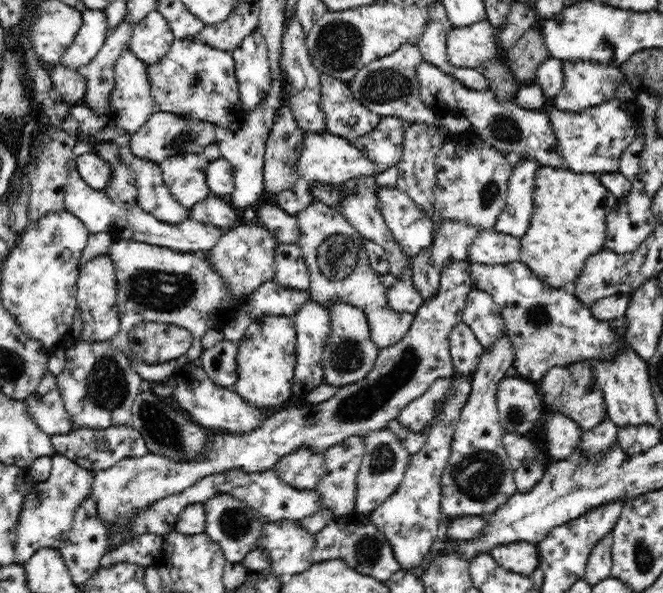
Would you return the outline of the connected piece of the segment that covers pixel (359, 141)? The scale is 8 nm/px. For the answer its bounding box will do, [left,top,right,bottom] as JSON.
[353,117,406,170]

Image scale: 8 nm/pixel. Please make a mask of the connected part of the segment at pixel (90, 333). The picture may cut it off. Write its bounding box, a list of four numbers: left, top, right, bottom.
[77,254,121,341]

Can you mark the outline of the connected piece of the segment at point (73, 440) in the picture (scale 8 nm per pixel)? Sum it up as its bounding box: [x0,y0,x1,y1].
[51,425,150,471]

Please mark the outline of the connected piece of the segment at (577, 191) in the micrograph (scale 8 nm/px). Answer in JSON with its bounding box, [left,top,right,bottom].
[520,166,618,289]

